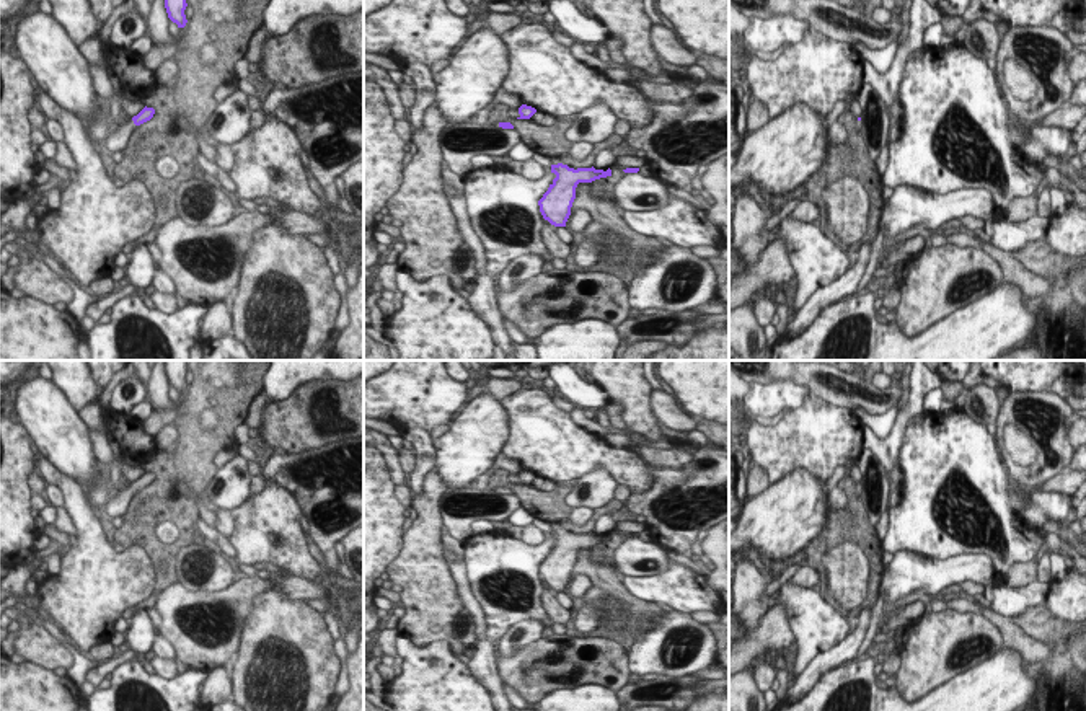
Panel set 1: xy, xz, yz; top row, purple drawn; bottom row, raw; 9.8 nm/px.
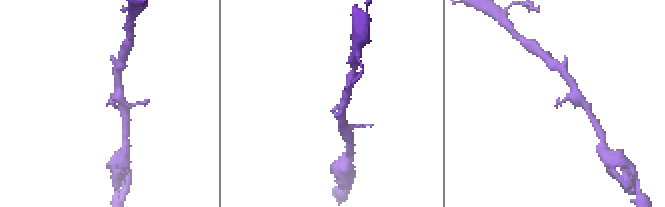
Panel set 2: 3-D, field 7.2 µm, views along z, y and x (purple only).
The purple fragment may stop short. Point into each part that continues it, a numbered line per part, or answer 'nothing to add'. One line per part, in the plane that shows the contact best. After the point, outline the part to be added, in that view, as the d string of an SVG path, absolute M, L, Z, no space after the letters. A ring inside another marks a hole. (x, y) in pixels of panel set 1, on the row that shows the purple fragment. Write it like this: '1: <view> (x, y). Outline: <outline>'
1: xy (114, 142). Outline: M134 121L121 122L117 129L106 137L106 152L122 152L129 142L134 127Z

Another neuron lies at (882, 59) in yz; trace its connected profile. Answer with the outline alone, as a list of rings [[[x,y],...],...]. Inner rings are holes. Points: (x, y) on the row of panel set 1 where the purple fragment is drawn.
[[[856,42],[853,46],[856,47],[861,59],[869,60],[881,75],[885,75],[890,70],[892,62],[898,51],[897,42],[887,46],[882,51],[872,51],[867,46],[864,46],[863,42]]]

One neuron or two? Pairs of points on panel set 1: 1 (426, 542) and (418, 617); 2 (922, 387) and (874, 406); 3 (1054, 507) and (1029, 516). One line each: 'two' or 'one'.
1: one
2: two
3: one

